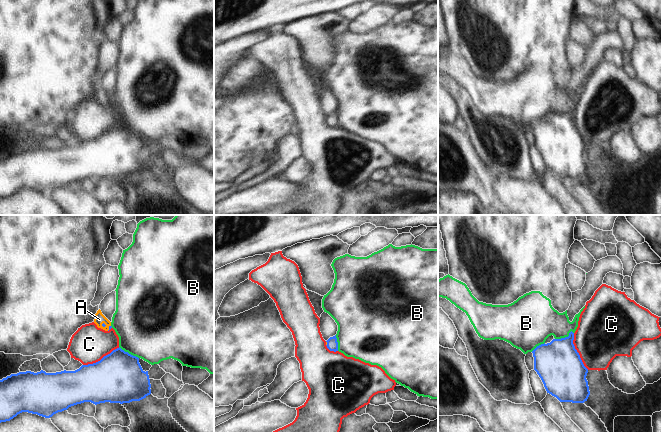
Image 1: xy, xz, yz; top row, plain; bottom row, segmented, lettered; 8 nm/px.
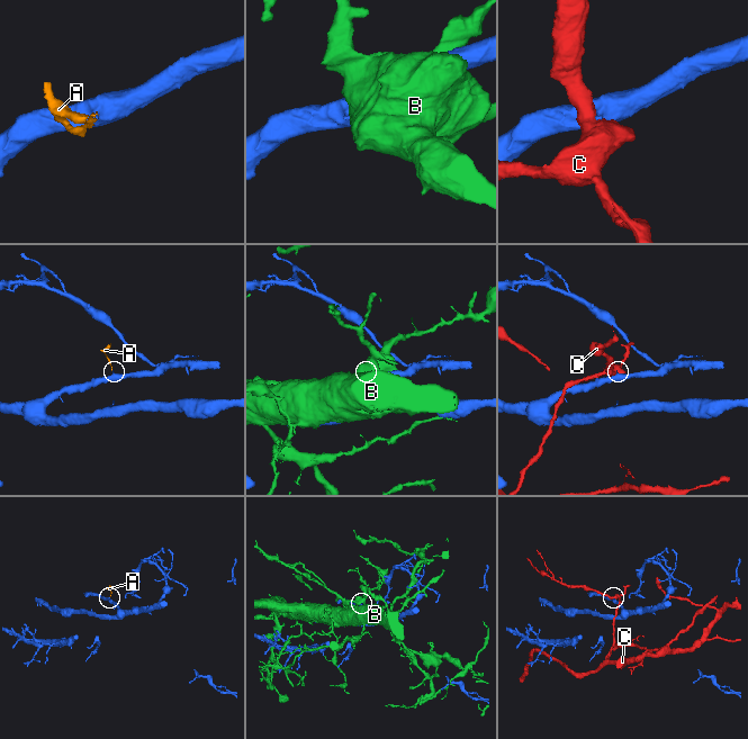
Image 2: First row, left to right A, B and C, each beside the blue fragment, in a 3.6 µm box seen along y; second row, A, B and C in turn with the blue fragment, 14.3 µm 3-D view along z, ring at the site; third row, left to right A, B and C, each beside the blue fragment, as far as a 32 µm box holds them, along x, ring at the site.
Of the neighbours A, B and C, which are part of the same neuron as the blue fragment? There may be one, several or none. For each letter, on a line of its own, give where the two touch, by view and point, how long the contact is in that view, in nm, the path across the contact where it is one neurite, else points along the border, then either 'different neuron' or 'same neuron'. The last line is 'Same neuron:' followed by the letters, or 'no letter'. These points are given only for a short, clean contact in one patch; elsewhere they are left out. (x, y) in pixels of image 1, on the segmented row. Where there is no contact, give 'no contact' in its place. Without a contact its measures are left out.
A: xy (102, 325) | 50 nm | across xy (103, 324), (102, 325), (99, 319) | same neuron
B: yz (565, 337) | 160 nm | different neuron
C: yz (576, 351) | 320 nm | different neuron
Same neuron: A

